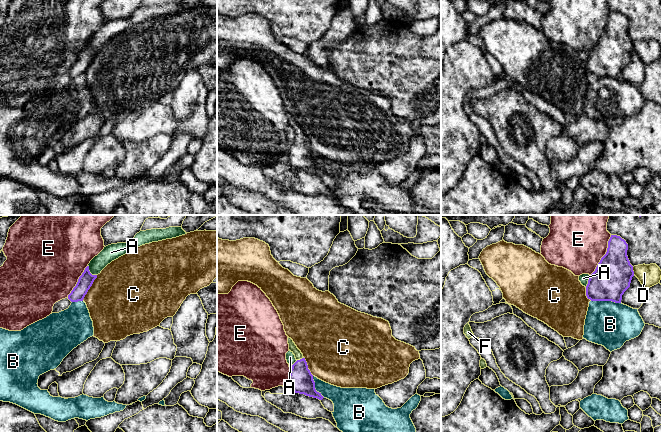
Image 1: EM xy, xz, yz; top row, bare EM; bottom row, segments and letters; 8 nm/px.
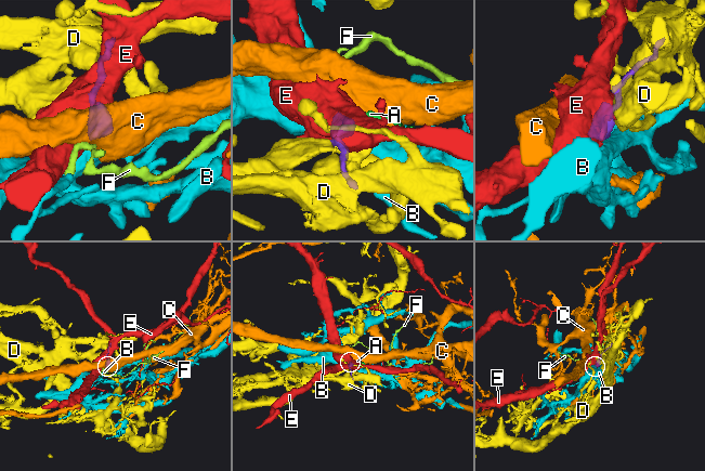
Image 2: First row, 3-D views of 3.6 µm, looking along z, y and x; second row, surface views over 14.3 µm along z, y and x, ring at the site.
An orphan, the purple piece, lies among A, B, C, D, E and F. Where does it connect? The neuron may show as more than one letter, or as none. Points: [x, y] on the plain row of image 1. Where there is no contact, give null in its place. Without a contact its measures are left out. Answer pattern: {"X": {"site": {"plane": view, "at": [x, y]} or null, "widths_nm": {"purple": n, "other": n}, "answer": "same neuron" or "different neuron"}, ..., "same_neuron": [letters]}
{"A": {"site": {"plane": "xy", "at": [89, 48]}, "widths_nm": {"purple": 120, "other": 130}, "answer": "different neuron"}, "B": {"site": {"plane": "yz", "at": [606, 76]}, "widths_nm": {"purple": 300, "other": 360}, "answer": "different neuron"}, "C": {"site": {"plane": "xy", "at": [89, 64]}, "widths_nm": {"purple": 120, "other": 480}, "answer": "different neuron"}, "D": {"site": {"plane": "yz", "at": [633, 47]}, "widths_nm": {"purple": 300, "other": 180}, "answer": "different neuron"}, "E": {"site": {"plane": "yz", "at": [604, 31]}, "widths_nm": {"purple": 300, "other": 380}, "answer": "different neuron"}, "F": {"site": {"plane": "xz", "at": [300, 135]}, "widths_nm": {"purple": 190, "other": 70}, "answer": "same neuron"}, "same_neuron": ["F"]}

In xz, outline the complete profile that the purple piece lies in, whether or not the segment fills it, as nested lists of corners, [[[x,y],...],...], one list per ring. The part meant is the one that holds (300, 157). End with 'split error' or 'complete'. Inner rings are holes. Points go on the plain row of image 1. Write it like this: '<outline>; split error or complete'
[[[288,113],[289,126],[295,131],[296,138],[290,146],[288,164],[299,170],[322,176],[324,173],[315,165],[313,151],[308,145],[307,138],[301,127],[297,124],[291,114]]]; split error

